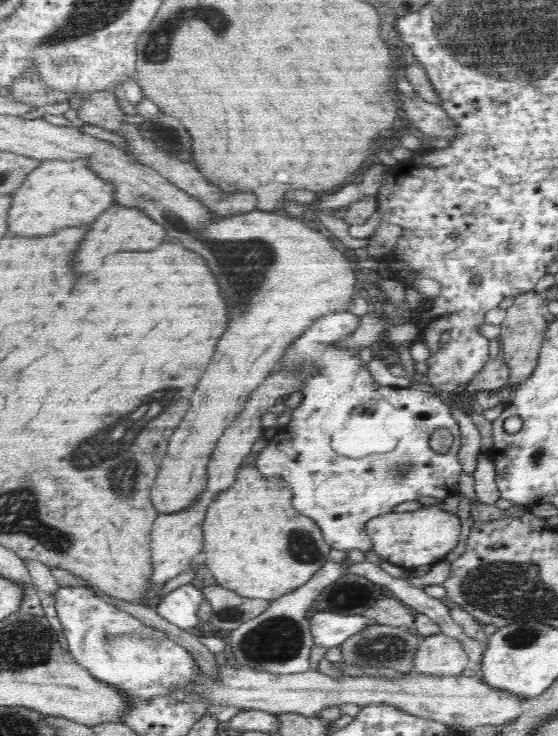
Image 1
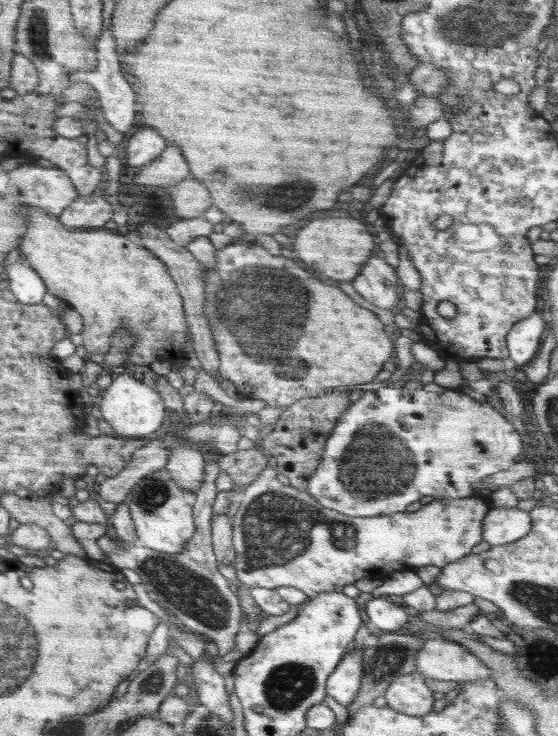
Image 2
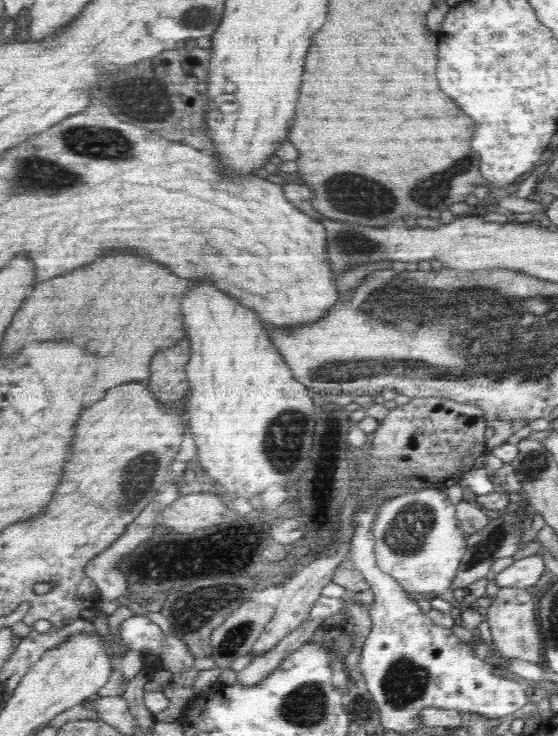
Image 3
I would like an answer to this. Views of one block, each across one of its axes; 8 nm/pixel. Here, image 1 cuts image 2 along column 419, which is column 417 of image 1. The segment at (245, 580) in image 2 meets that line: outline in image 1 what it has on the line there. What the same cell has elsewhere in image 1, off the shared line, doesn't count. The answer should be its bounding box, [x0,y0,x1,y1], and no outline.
[365,505,461,571]

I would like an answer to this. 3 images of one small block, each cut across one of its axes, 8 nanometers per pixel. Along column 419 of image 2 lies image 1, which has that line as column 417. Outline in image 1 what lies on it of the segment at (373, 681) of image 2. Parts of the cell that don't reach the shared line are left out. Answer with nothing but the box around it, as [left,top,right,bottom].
[341,623,422,674]

